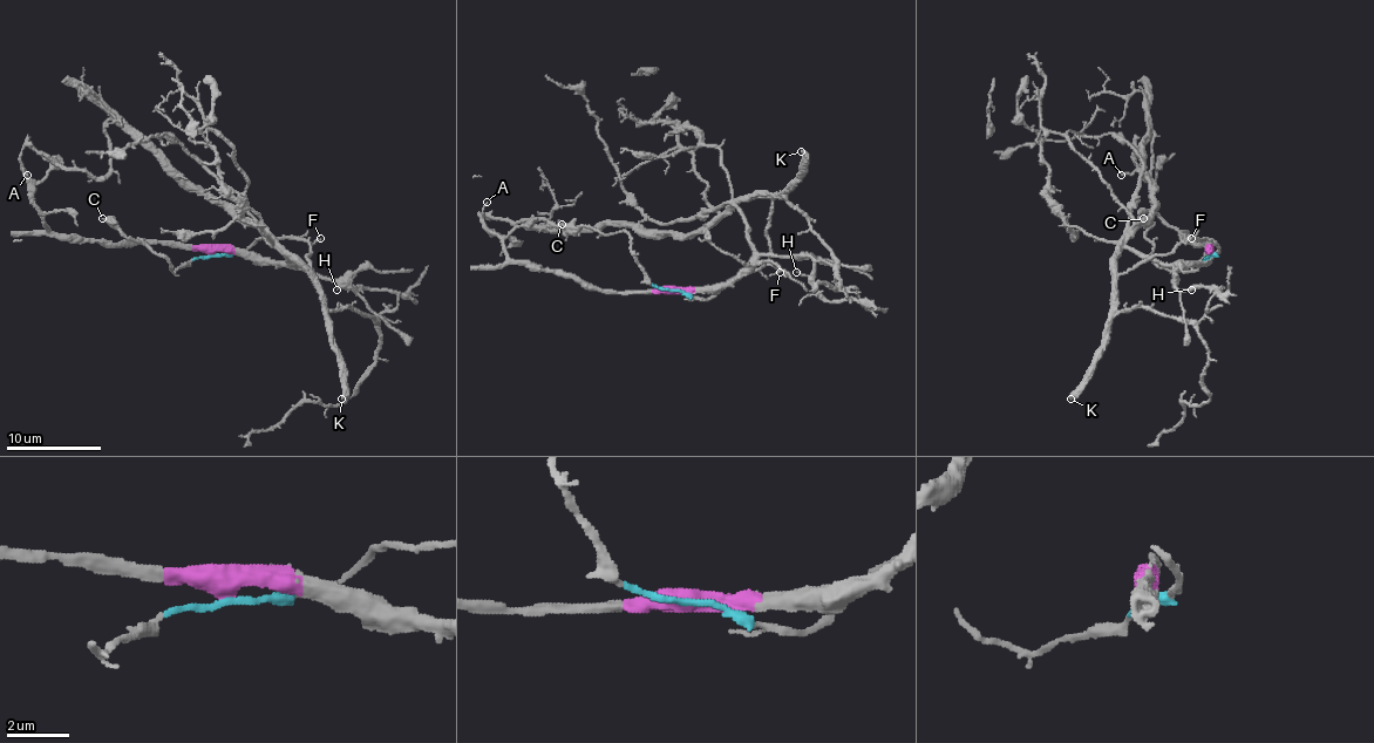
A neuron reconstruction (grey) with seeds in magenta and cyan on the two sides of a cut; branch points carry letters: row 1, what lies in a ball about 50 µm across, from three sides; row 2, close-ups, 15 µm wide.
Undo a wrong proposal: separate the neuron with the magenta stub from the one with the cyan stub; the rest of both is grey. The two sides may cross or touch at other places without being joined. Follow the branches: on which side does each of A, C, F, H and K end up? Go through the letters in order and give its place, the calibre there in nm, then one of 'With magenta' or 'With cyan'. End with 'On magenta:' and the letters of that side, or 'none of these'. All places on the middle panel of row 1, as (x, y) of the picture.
A: Place: (487, 202). Thickness 120 nm. With magenta
C: Place: (562, 224). Thickness 360 nm. With cyan
F: Place: (780, 272). Thickness 100 nm. With cyan
H: Place: (796, 272). Thickness 110 nm. With magenta
K: Place: (801, 151). Thickness 360 nm. With cyan
On magenta: A, H

